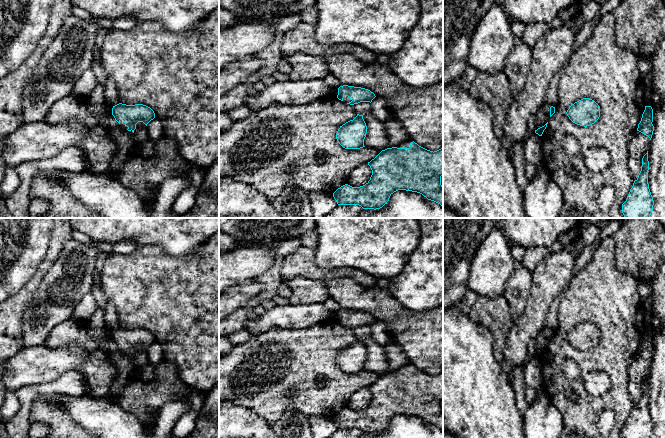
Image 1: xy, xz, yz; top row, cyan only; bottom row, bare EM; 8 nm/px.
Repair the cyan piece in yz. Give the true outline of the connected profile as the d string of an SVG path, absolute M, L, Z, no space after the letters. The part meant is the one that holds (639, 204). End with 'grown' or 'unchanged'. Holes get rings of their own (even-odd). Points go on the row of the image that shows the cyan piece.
M648 151L642 158L641 171L634 181L626 201L622 204L625 218L650 218L653 211L653 197L648 184Z | unchanged

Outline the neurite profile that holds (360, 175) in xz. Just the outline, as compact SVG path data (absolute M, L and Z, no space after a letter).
M368 163L356 167L348 176L346 184L352 187L360 187L368 183L372 175L372 170Z

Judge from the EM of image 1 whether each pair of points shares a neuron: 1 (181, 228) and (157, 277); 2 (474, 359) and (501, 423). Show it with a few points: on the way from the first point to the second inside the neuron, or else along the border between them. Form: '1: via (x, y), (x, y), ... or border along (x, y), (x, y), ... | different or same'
1: border along (147, 244), (158, 244), (174, 256), (191, 255) | different
2: via (474, 375), (475, 397), (485, 407) | same

